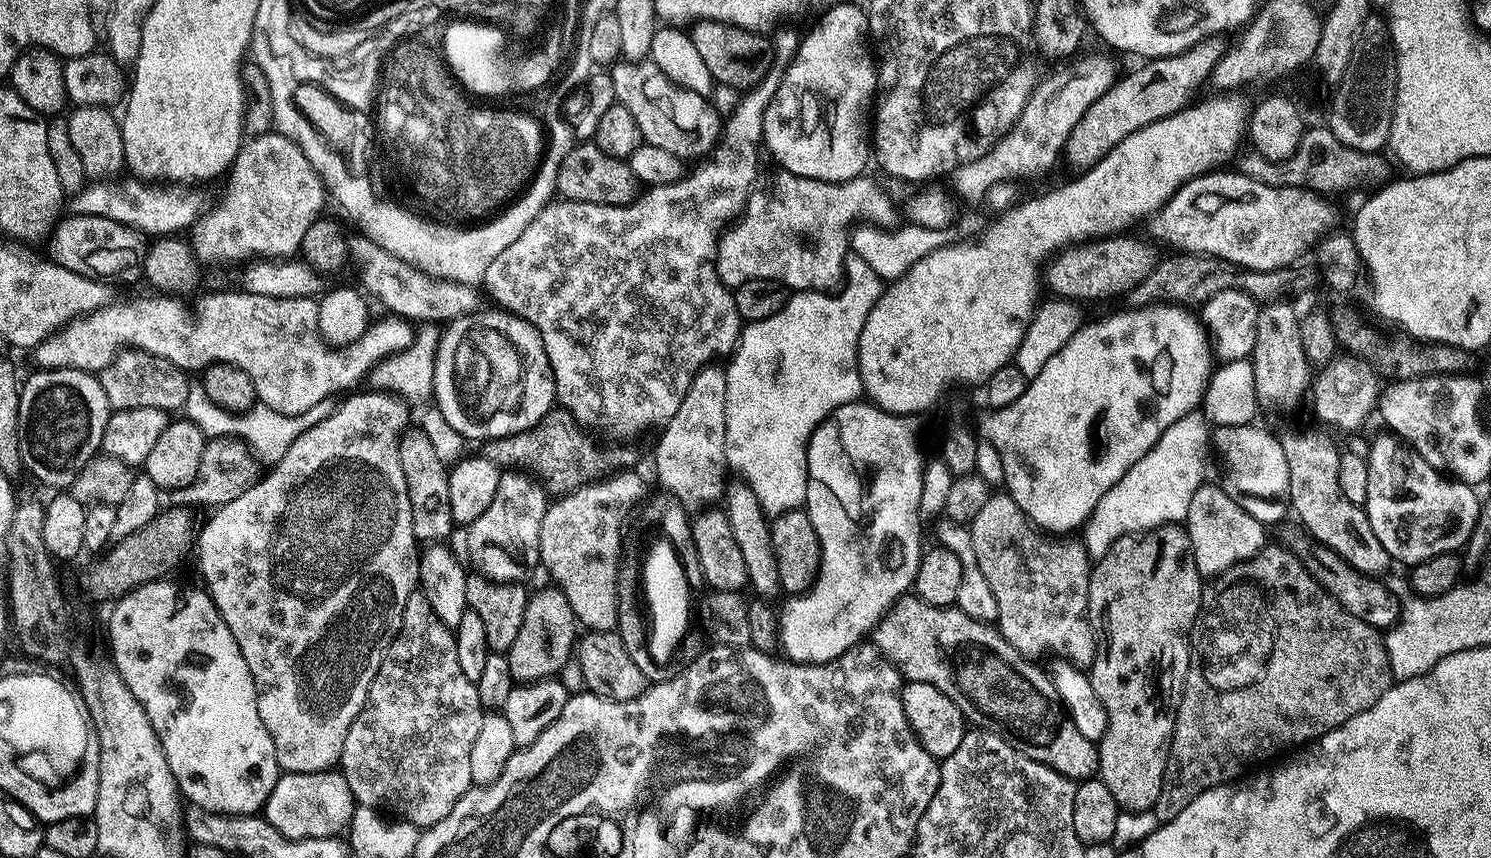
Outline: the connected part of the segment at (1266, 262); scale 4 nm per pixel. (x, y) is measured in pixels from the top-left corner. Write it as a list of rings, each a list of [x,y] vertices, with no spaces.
[[[1239,170],[1228,171],[1208,172],[1186,182],[1151,217],[1151,235],[1157,241],[1165,240],[1166,243],[1173,244],[1176,247],[1173,249],[1184,254],[1217,256],[1220,260],[1249,270],[1274,270],[1295,265],[1296,259],[1303,252],[1311,253],[1337,227],[1336,212],[1324,201],[1327,199],[1323,195],[1310,192],[1306,188],[1266,186],[1254,178],[1244,176]]]

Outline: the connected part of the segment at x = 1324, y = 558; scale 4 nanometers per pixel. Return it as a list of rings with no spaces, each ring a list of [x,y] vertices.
[[[1295,527],[1282,529],[1280,536],[1285,541],[1281,541],[1297,558],[1304,561],[1305,573],[1311,579],[1317,580],[1323,591],[1330,593],[1332,599],[1337,600],[1350,614],[1354,614],[1354,618],[1362,618],[1362,622],[1377,630],[1387,630],[1400,619],[1401,597],[1391,596],[1387,586],[1383,584],[1383,579],[1360,575],[1338,553],[1308,535],[1303,527]]]

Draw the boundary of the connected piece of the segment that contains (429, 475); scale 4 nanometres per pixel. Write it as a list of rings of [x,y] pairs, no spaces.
[[[415,426],[409,427],[400,437],[398,462],[402,462],[402,474],[406,474],[406,490],[410,494],[410,510],[414,518],[414,534],[420,542],[440,542],[454,531],[450,514],[449,469],[436,453],[436,444]]]

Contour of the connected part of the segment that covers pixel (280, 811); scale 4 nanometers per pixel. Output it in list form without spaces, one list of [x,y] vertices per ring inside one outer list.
[[[336,770],[326,772],[284,772],[280,779],[272,786],[270,798],[264,802],[262,815],[269,820],[288,840],[309,840],[310,838],[326,838],[327,836],[340,836],[352,823],[352,813],[358,805],[352,797],[350,786],[346,778]]]

